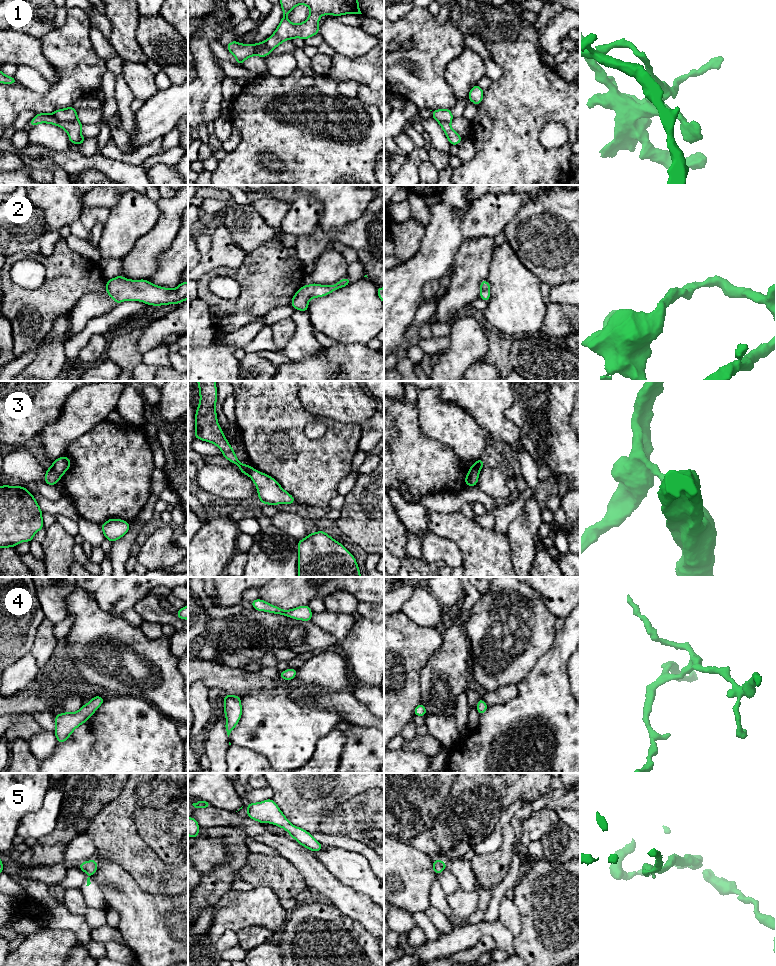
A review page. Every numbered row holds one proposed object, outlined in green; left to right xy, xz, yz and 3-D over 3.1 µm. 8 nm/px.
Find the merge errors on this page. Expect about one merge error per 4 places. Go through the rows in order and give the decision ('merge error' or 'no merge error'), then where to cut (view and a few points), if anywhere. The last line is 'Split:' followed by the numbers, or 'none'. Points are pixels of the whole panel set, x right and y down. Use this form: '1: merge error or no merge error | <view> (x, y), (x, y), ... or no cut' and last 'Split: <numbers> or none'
1: merge error | xy (51, 114), (64, 122), (76, 119)
2: no merge error | no cut
3: merge error | xy (51, 467), (60, 477)
4: no merge error | no cut
5: no merge error | no cut
Split: 1, 3

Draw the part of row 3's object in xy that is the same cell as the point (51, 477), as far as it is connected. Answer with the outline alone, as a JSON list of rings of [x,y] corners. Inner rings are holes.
[[[48,467],[47,472],[45,473],[45,483],[51,486],[55,486],[55,484],[60,480],[60,477],[55,472],[52,467]]]

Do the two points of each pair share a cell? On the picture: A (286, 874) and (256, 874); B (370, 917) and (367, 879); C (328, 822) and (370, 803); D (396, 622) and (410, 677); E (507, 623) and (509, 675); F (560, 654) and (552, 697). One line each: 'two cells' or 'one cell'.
A: one cell
B: two cells
C: one cell
D: one cell
E: one cell
F: one cell

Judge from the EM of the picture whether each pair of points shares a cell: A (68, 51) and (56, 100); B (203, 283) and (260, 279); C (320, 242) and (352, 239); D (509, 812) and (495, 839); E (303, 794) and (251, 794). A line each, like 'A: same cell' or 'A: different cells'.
A: same cell
B: same cell
C: same cell
D: same cell
E: different cells

